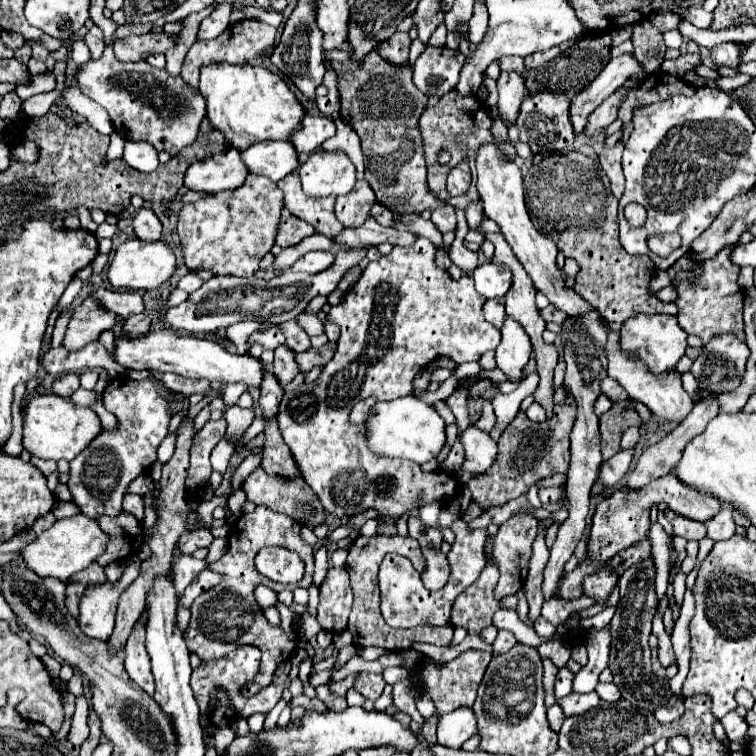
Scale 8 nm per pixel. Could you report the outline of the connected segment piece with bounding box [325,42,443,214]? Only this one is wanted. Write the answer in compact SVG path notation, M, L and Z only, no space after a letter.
M347 42L331 52L325 52L325 60L337 72L341 118L361 138L365 180L373 188L377 202L391 212L399 210L399 214L419 214L425 208L443 206L443 202L431 198L425 184L427 166L423 154L423 136L419 132L419 116L425 112L429 98L417 90L417 86L413 86L411 68L391 66L377 54L377 50L367 54L363 64L355 66L345 60L345 52L351 52Z

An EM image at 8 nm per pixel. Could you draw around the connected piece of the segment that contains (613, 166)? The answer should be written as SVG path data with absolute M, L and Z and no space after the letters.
M619 140L613 148L603 148L603 152L599 154L599 164L603 168L603 172L609 176L611 182L611 192L615 198L621 198L623 194L623 184L625 184L625 176L621 170L621 152L623 152L623 142Z

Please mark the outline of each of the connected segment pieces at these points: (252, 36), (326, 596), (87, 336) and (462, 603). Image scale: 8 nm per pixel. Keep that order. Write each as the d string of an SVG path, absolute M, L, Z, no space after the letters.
M239 20L239 22L233 22L227 26L227 30L223 34L219 34L215 40L205 40L205 42L195 42L187 56L185 56L185 62L183 62L183 68L181 68L181 76L185 78L187 84L191 84L195 90L197 90L197 84L199 84L199 68L205 66L205 64L211 64L211 62L229 62L229 64L245 64L253 58L261 58L261 52L269 46L273 46L273 40L275 40L275 28L265 24L265 22L259 22L259 20Z
M331 566L325 582L319 588L319 614L317 620L327 632L343 632L347 628L347 616L353 604L353 592L349 586L349 574L345 568Z
M81 302L69 320L63 346L67 350L81 350L89 342L97 340L103 330L111 330L115 326L115 316L105 310L95 308L93 302Z
M487 564L471 586L457 596L451 611L451 619L458 619L459 626L465 626L469 634L479 634L481 628L491 624L491 616L499 610L499 602L493 598L493 590L499 580L499 570Z

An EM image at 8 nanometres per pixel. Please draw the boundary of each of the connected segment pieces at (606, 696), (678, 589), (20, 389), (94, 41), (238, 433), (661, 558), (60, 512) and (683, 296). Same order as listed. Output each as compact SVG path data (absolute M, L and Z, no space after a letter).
M597 684L595 692L601 696L601 700L609 700L609 702L617 702L621 700L621 690L615 684Z
M677 564L675 566L675 582L673 582L673 588L675 588L675 600L678 605L682 605L683 602L683 594L686 591L686 578L687 574L685 572L681 572L681 564Z
M19 384L15 388L15 400L13 400L13 434L3 448L3 450L7 450L9 456L19 456L23 452L23 444L21 444L21 404L23 404L23 396L25 396L25 386Z
M91 26L87 36L85 36L85 44L89 46L89 52L91 52L93 60L97 60L101 56L101 52L103 52L103 36L101 34L103 32L97 26Z
M231 406L227 412L225 412L225 420L227 420L227 434L225 434L225 440L233 442L235 446L241 442L245 430L249 428L249 424L253 422L255 418L255 412L253 408L239 408L239 406Z
M651 524L649 530L649 542L651 542L651 554L655 560L655 568L657 568L657 578L655 578L655 590L657 590L657 598L661 600L667 594L667 578L669 578L669 542L673 538L665 534L665 530L659 524Z
M57 502L55 508L53 508L53 514L55 518L65 518L65 516L73 516L77 514L79 508L73 504L73 502Z
M731 248L723 250L723 254L719 254L719 258L715 258L715 262L711 262L711 266L703 266L703 270L691 270L691 266L687 266L687 258L679 258L669 268L671 286L679 292L679 300L677 300L679 326L687 334L699 336L703 342L709 342L715 334L733 334L733 336L745 340L743 288L737 284L739 268L731 266L731 260L727 258L729 252L731 252Z

